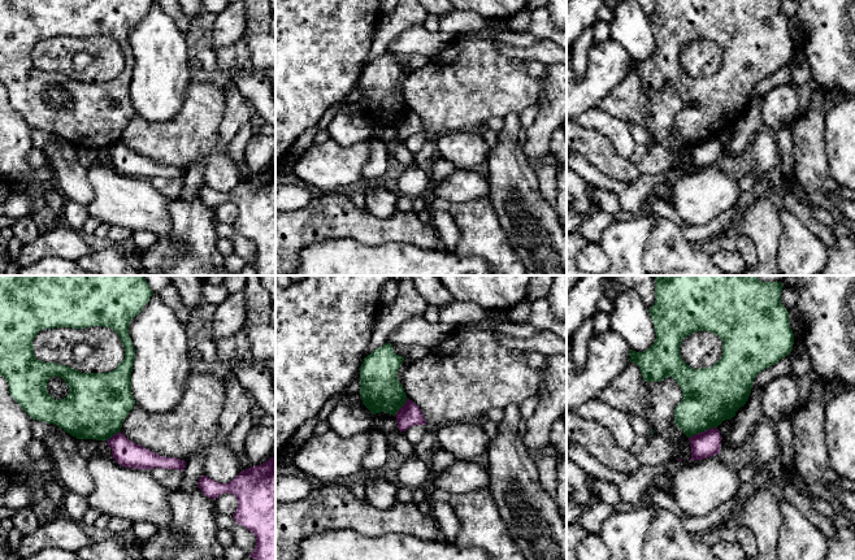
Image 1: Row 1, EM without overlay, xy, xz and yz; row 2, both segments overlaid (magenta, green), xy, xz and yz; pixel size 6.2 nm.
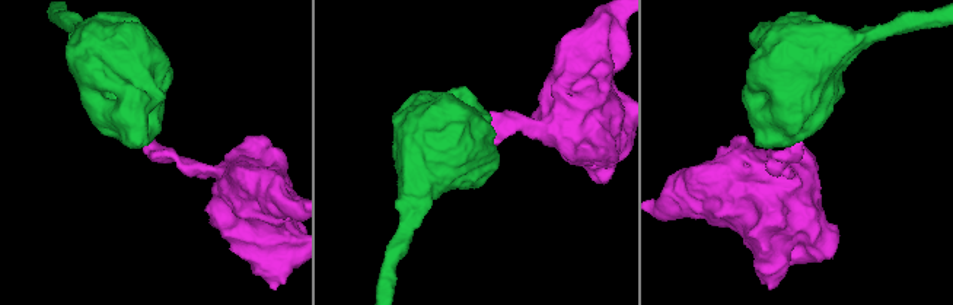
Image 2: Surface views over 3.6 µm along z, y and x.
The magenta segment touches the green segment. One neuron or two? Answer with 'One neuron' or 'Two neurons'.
Two neurons

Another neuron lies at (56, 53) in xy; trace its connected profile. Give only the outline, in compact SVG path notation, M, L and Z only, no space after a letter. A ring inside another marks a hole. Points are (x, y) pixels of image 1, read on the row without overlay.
M105 35L43 38L32 53L38 69L61 73L82 82L109 82L125 68L121 47ZM81 51L90 53L94 61L81 73L75 73L73 58Z

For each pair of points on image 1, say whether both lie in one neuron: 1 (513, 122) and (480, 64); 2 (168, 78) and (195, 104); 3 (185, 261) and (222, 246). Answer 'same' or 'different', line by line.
1: different
2: different
3: different

